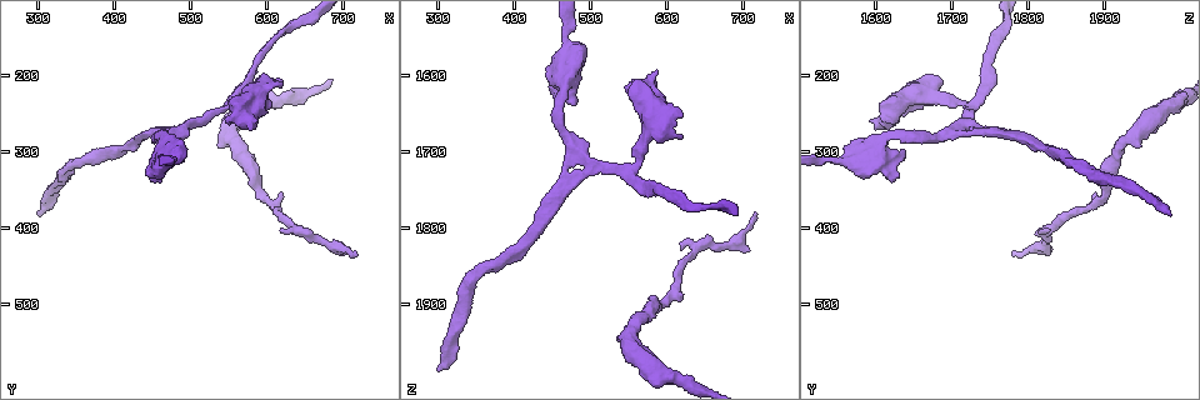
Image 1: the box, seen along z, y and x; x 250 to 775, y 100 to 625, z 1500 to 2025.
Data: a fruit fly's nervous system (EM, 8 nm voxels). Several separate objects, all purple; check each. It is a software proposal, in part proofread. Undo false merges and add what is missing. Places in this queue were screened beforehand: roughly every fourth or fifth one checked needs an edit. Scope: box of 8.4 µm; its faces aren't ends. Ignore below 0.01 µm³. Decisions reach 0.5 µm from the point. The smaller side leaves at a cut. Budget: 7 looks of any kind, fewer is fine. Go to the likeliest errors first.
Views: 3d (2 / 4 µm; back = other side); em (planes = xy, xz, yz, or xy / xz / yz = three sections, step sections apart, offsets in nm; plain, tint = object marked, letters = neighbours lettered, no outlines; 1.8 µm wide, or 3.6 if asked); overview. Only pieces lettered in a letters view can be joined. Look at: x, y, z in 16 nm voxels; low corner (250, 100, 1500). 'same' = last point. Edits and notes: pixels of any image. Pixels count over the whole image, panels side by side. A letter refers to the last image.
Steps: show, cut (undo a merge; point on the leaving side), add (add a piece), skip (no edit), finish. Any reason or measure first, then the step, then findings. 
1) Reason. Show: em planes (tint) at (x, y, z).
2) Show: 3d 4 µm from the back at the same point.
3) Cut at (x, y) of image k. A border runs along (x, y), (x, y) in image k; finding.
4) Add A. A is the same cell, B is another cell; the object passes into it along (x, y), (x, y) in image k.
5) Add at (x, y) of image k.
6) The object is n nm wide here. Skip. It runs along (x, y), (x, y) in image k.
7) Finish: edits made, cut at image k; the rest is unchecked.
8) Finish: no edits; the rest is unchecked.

An open end. Show: 3d 2 µm at (300, 380, 1985).

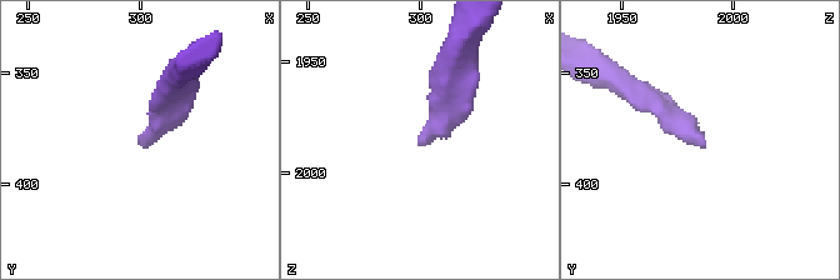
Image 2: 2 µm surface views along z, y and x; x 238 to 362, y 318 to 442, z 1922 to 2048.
Show: em planes (letters) at (302, 383, 1989).

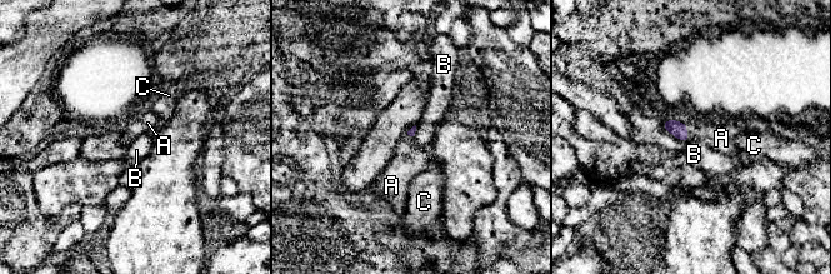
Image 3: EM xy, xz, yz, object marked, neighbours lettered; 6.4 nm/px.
The longest contact is with A, 120 nm. Add A. A is the same cell, B and C are other cells; the object passes into it along (677, 129), (686, 131), (721, 138) in image 3; the neuron continues.

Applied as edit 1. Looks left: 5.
Thin end. Show: em planes (letters) at (720, 430, 1785).

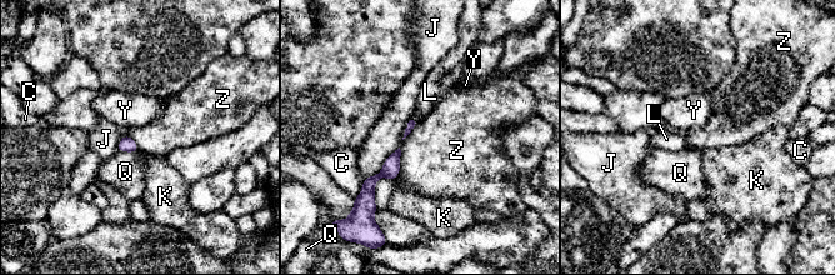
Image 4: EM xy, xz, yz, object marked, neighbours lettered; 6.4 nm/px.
Add L. L is the same cell, C, J, K, Q, Y and Z are other cells; the object passes into it along (410, 125), (414, 121), (430, 91) in image 4; it goes on there.

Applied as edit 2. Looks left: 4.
Redraw. Show: overview.

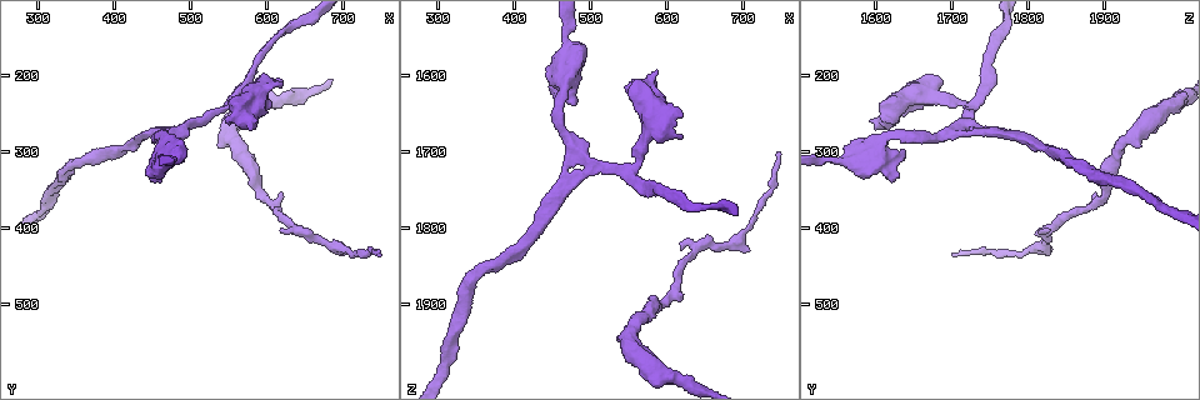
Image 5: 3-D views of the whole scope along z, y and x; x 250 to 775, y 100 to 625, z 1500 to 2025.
A fork. Show: em yz step 16 (tint) at (475, 275, 1685).

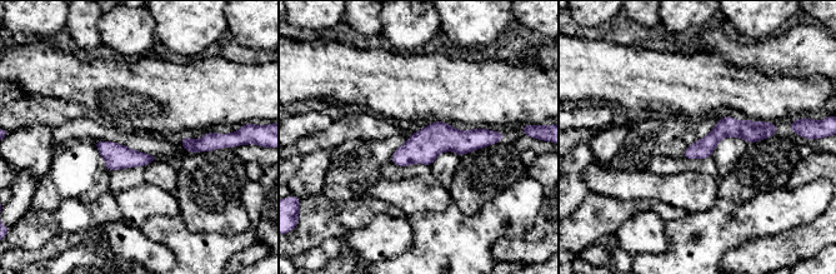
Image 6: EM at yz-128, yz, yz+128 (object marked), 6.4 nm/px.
Show: em yz step 16 (letters) at the same point.

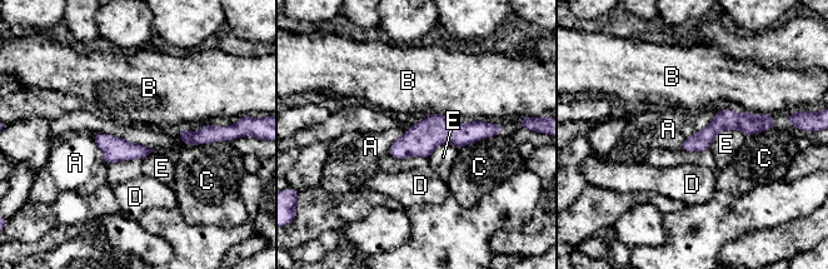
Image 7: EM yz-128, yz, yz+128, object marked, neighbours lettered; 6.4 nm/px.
Skip. A, B, C, D and E are other cells; it runs along (492, 126), (429, 133), (393, 152) in image 7; one neuron here.

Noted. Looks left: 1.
Finish: edits made, add at image 3, add at image 4; the rest is unchecked.

